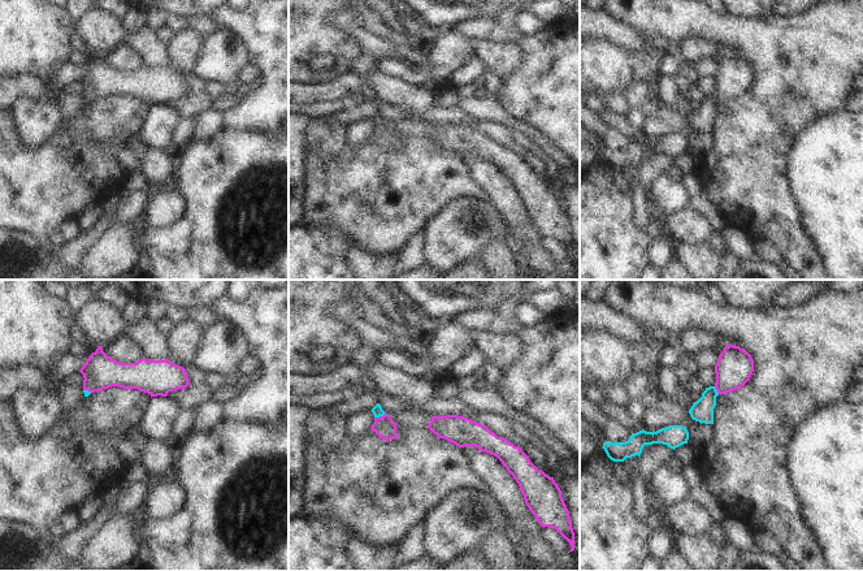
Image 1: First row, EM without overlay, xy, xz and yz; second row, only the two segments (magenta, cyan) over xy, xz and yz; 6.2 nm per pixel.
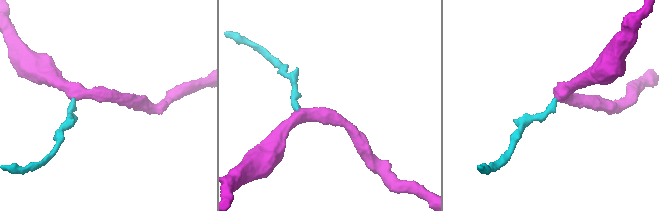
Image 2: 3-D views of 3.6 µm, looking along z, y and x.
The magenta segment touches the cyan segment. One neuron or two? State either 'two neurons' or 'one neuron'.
one neuron

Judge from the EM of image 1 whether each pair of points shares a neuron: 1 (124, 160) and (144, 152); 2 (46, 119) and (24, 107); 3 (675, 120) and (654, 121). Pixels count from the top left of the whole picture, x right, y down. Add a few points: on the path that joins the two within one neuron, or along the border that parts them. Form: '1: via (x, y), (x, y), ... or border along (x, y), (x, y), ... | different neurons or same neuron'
1: border along (128, 147), (138, 159), (141, 169) | different neurons
2: via (40, 119), (35, 119), (29, 112) | same neuron
3: via (669, 121), (659, 121) | same neuron

